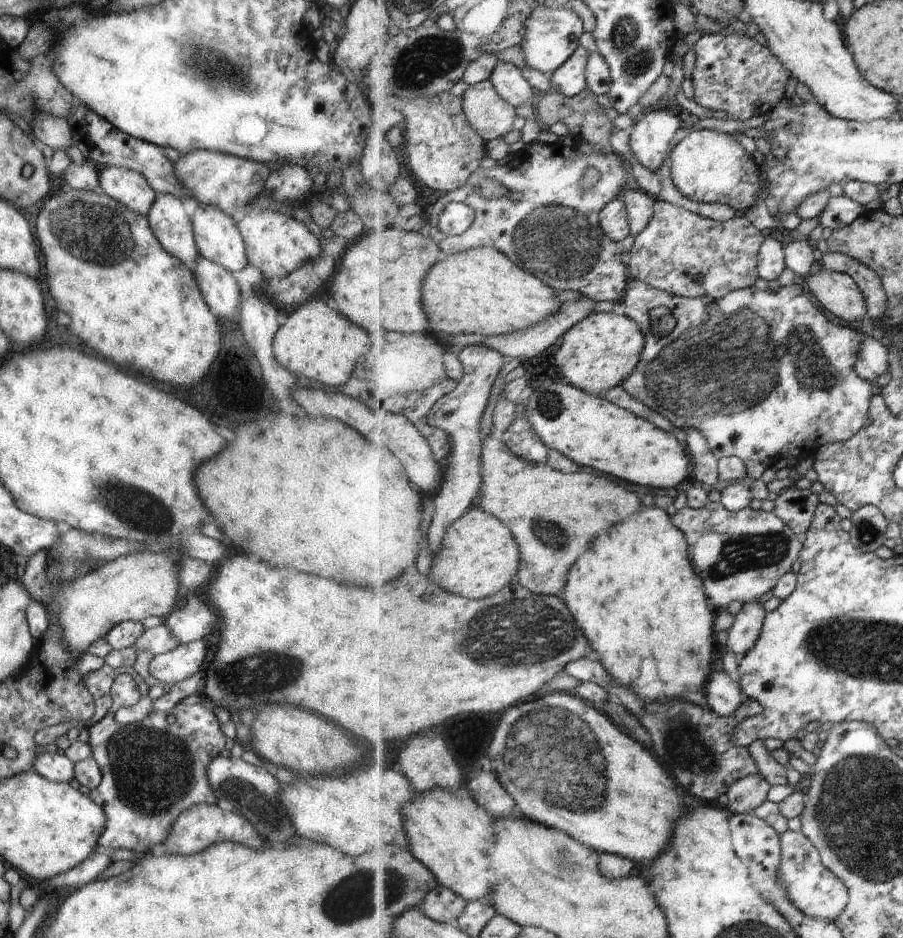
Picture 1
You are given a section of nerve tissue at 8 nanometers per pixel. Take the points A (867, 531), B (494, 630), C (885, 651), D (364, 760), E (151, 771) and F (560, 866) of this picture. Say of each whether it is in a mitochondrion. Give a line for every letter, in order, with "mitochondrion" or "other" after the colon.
A: mitochondrion
B: mitochondrion
C: mitochondrion
D: other
E: mitochondrion
F: mitochondrion

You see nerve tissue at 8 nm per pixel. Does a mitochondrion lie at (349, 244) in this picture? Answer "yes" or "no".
no

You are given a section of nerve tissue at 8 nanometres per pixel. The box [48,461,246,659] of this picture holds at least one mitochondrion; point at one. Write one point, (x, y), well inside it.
(143, 511)

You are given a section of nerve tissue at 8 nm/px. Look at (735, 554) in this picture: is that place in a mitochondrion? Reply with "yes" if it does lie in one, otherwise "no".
yes

